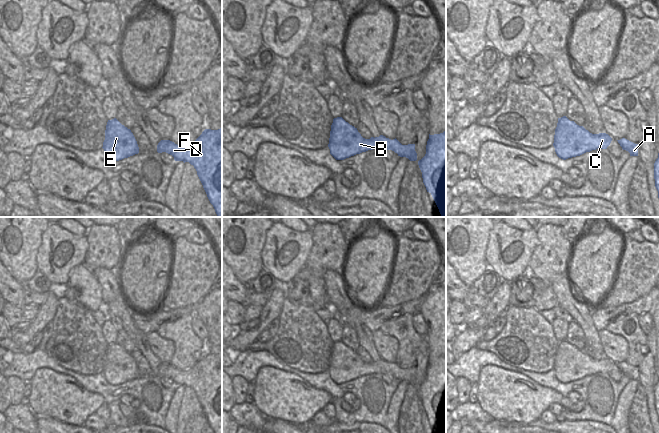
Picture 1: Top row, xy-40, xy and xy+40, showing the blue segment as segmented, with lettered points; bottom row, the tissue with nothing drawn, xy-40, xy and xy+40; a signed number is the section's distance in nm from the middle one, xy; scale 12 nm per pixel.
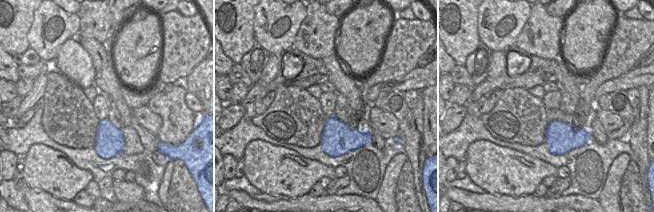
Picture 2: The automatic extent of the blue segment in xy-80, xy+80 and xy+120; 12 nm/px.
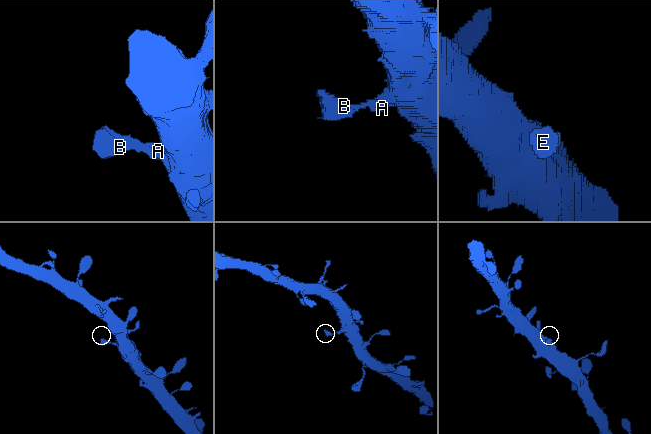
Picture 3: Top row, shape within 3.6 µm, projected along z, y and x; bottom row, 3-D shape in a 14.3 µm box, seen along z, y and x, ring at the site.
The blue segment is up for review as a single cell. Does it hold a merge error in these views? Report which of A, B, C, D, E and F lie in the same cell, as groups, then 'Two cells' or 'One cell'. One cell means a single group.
Groups: A B C D E F. One cell.

